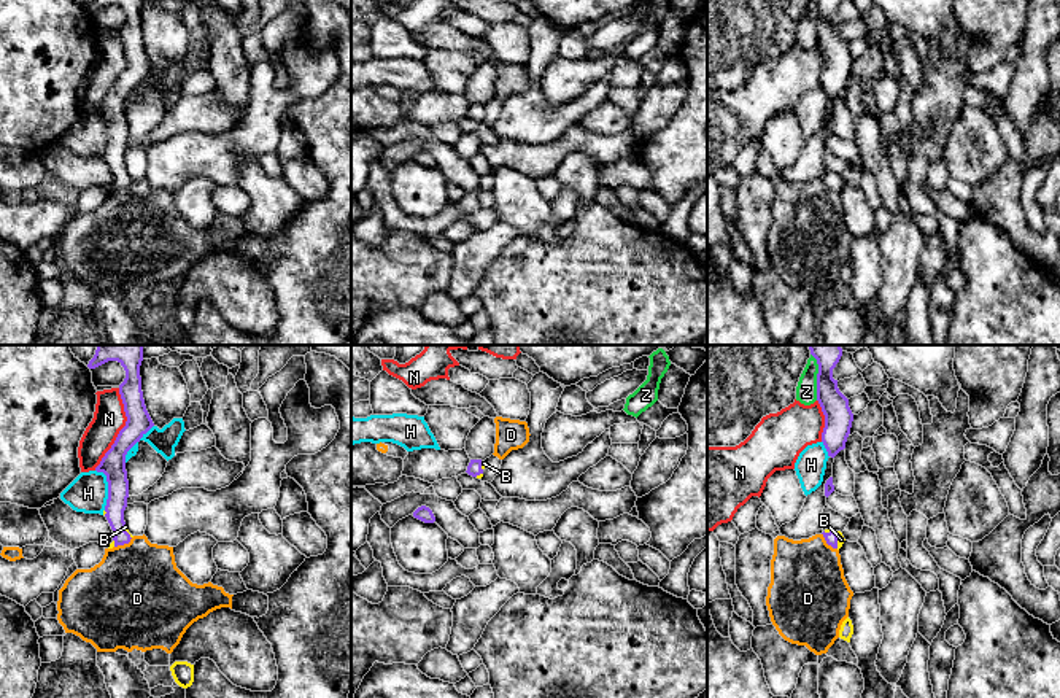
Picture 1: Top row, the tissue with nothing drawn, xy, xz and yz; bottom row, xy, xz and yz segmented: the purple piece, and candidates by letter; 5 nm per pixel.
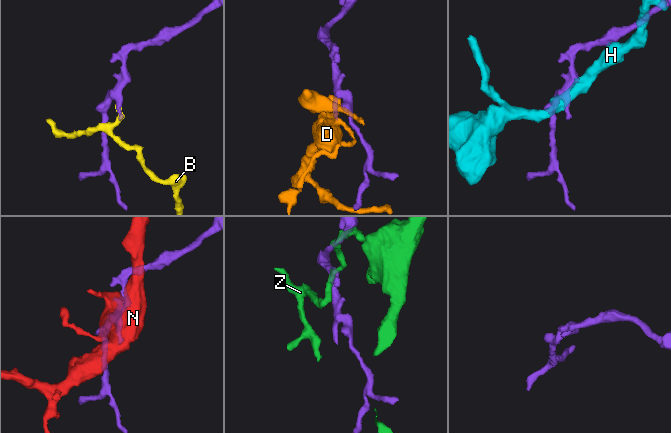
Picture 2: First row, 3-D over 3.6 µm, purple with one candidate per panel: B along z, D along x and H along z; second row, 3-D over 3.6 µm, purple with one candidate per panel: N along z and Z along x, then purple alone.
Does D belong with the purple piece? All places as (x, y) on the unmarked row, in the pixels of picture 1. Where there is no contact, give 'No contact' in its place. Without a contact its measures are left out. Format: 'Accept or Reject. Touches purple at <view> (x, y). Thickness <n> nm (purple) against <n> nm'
Reject. Touches purple at yz (827, 186). Thickness 60 nm (purple) against 380 nm

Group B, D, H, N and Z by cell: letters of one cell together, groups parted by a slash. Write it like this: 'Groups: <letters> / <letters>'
Groups: B / D / H / N / Z

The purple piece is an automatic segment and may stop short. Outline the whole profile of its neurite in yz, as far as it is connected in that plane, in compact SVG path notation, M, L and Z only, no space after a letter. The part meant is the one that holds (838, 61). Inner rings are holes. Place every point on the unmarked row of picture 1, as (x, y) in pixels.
M814 0L818 8L817 17L817 45L825 59L825 72L822 86L828 100L834 102L845 92L850 78L853 57L849 51L849 43L839 35L838 24L833 22L833 13L841 0Z

